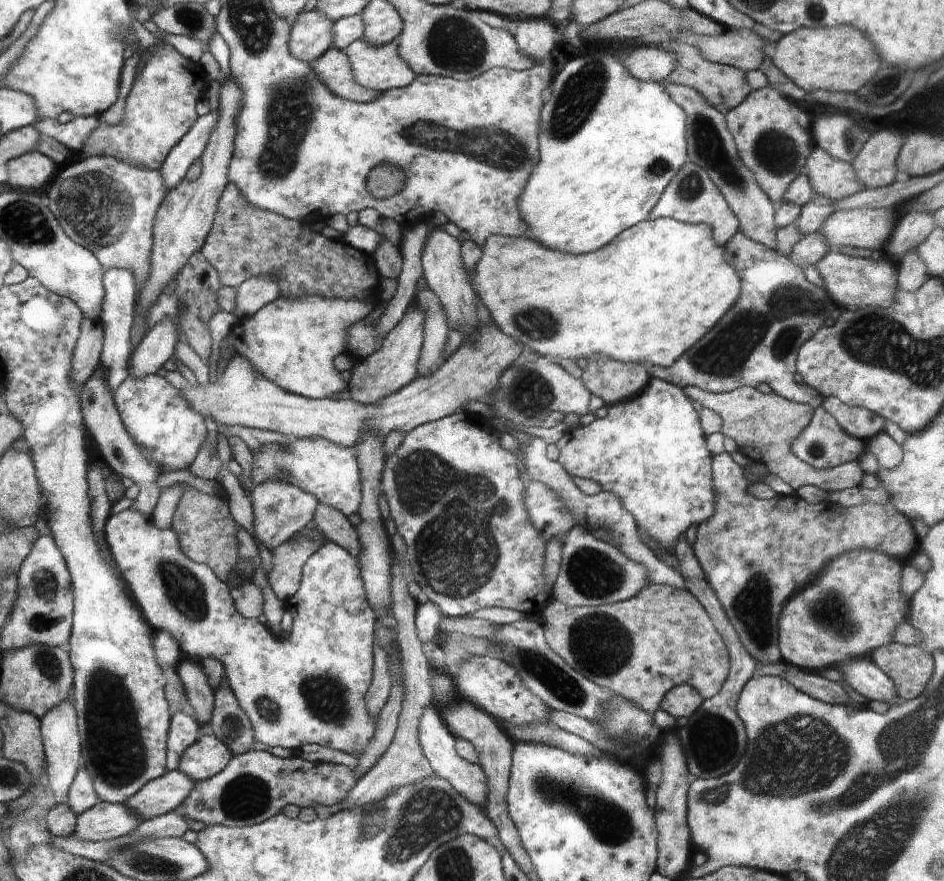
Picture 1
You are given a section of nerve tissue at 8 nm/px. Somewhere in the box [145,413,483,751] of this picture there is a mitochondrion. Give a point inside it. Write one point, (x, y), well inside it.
(326, 696)

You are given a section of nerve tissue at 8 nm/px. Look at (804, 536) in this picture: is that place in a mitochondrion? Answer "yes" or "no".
no

